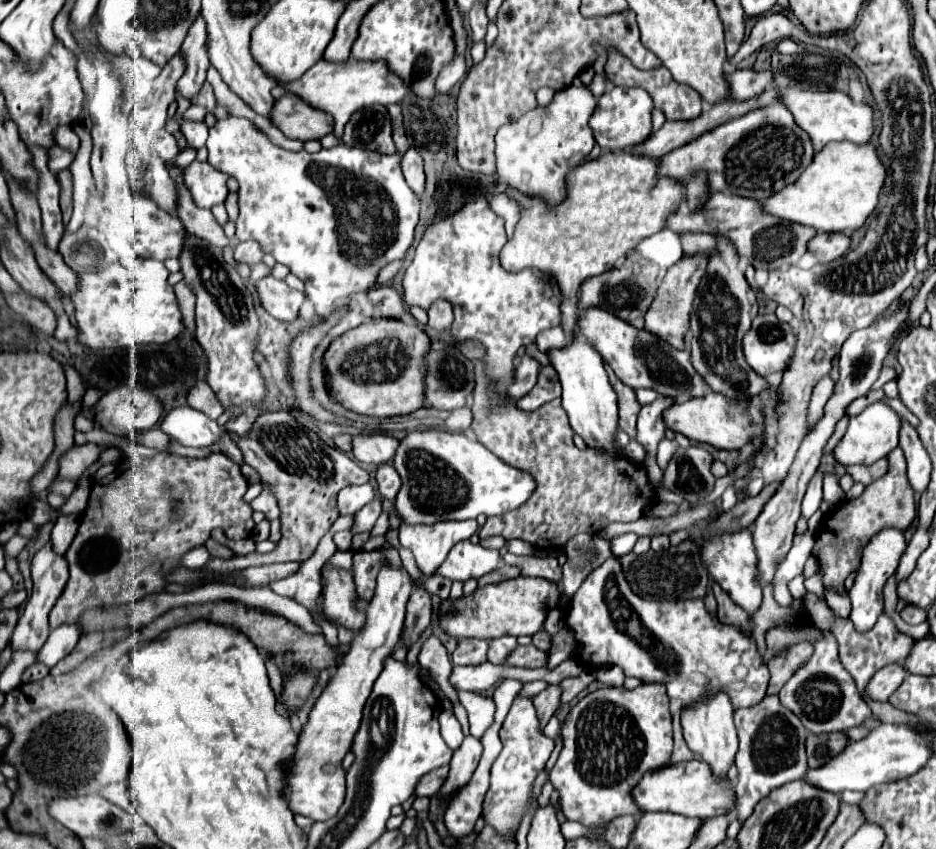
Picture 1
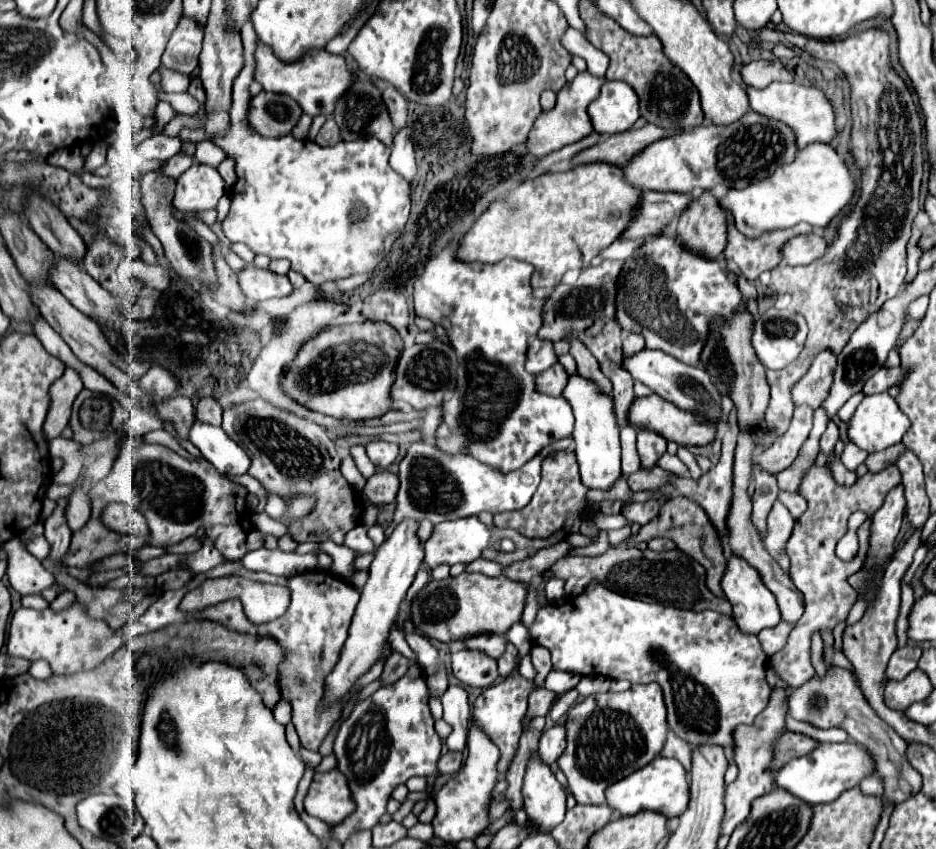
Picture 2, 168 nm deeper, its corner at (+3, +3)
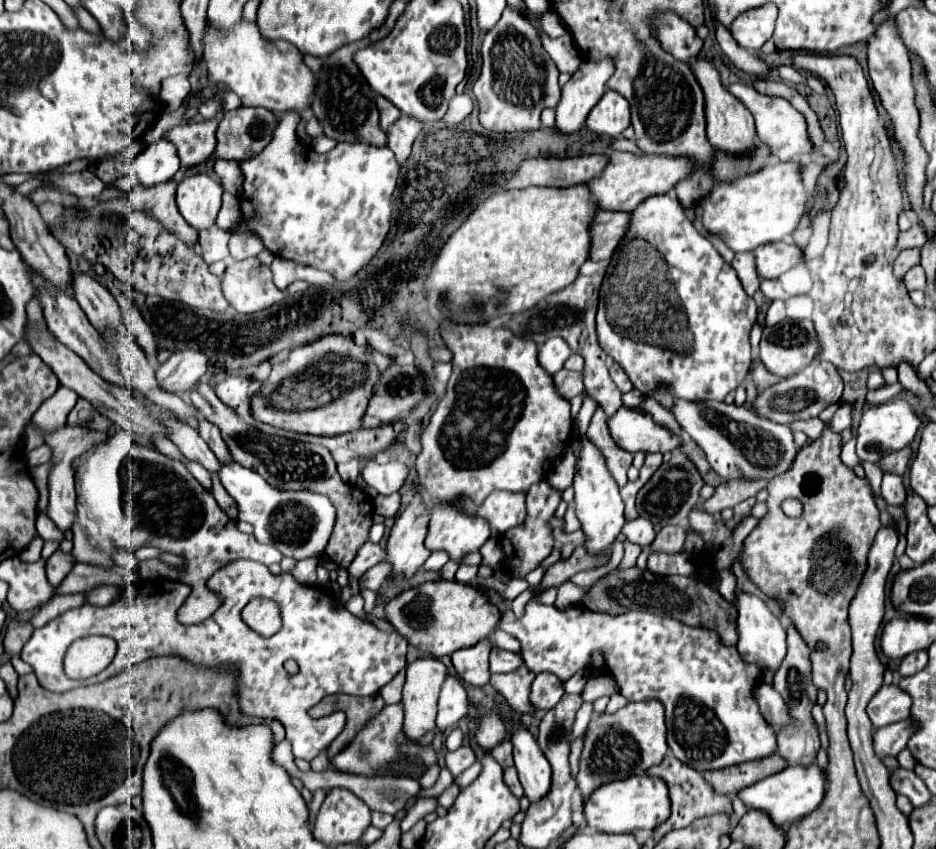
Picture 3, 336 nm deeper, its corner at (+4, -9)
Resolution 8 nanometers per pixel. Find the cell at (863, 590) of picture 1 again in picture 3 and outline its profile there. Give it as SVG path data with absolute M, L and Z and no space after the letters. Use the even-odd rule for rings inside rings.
M884 474L882 478L882 498L890 506L902 506L906 500L906 490L902 484L902 476Z

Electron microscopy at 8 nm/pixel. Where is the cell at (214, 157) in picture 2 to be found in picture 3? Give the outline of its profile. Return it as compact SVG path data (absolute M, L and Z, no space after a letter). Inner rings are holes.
M224 190L222 206L216 219L216 225L221 229L227 230L240 218L240 201L236 196L229 194Z

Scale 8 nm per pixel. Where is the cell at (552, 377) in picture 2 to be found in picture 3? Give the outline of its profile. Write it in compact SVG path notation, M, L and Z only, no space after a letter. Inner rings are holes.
M560 370L556 372L554 376L554 386L556 386L556 392L560 396L564 396L566 400L582 394L584 390L584 384L582 384L582 374L580 372L570 372L570 370Z

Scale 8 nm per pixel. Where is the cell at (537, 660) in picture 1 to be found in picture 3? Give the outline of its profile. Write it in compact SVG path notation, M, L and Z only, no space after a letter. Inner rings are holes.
M540 672L530 688L530 704L536 710L550 710L558 704L558 700L564 696L562 680L550 672Z

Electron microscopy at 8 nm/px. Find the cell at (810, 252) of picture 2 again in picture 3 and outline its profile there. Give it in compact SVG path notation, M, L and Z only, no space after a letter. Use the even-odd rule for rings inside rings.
M786 242L766 244L756 248L754 254L760 278L780 278L786 270L804 264L804 252Z

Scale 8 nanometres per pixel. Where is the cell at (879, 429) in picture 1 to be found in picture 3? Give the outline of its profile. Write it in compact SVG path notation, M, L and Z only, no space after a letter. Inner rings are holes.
M898 398L898 400L892 400L892 402L880 404L880 406L870 406L862 414L860 426L856 430L856 440L858 440L856 452L858 452L860 460L876 464L878 460L884 458L884 454L906 448L914 440L918 428L920 428L920 416L914 412L914 408L906 400Z

